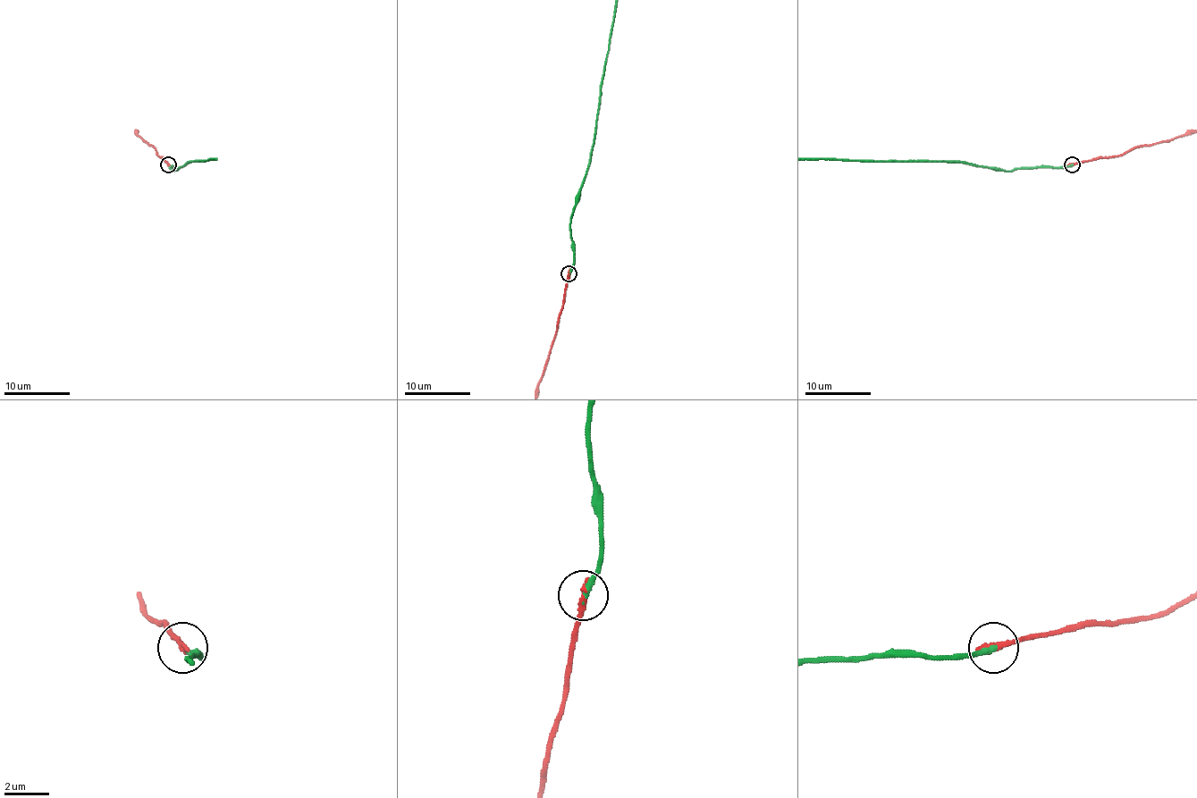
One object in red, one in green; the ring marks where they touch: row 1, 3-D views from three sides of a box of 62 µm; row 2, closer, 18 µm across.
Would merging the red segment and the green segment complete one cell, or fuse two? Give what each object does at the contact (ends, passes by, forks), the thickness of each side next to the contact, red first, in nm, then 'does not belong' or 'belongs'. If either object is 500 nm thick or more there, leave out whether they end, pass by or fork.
red ends there; green ends there; 280 nm thick on the red side, 240 nm on the other; belongs

